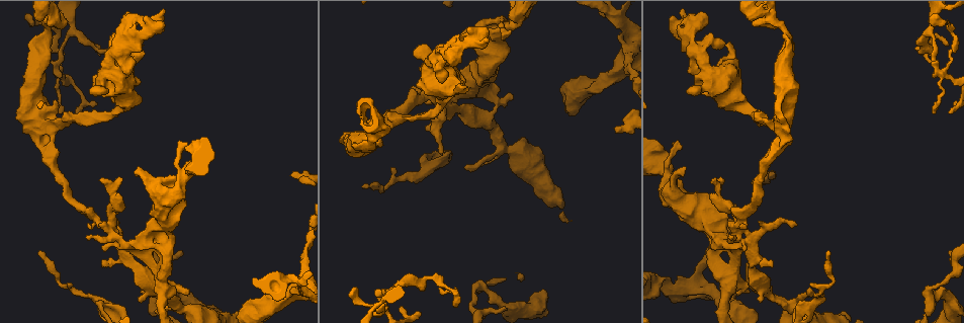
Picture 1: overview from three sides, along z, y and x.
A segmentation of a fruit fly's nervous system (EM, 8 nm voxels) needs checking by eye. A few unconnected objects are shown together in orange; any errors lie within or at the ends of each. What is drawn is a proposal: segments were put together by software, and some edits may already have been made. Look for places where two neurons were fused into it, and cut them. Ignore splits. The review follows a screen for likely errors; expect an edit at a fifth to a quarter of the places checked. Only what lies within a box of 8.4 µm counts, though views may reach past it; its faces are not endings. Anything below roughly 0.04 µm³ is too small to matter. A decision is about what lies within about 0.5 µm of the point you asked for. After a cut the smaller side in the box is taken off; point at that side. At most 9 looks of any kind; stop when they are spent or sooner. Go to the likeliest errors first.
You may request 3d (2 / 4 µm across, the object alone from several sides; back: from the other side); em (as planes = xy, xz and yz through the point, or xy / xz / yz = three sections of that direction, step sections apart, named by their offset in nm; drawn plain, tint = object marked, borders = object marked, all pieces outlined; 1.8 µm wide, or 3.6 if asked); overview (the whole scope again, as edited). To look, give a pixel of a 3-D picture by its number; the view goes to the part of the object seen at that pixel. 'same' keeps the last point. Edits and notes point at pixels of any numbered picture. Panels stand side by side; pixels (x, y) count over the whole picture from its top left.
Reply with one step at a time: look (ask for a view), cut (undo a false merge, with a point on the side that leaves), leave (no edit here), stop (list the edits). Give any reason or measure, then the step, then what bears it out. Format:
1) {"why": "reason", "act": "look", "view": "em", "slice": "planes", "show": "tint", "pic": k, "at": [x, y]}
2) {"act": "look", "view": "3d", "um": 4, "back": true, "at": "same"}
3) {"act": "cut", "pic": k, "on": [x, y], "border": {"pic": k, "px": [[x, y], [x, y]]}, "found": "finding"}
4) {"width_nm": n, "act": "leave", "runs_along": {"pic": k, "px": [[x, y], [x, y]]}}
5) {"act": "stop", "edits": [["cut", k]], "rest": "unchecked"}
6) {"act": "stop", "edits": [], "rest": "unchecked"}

{"why": "four or more arms meet", "act": "look", "view": "em", "slice": "yz", "step": 4, "show": "tint", "pic": 1, "at": [121, 243]}

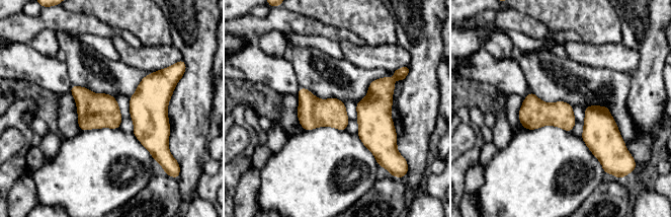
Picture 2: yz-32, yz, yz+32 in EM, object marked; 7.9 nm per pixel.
{"why": "cut it another way", "act": "look", "view": "em", "slice": "planes", "show": "tint", "at": "same"}

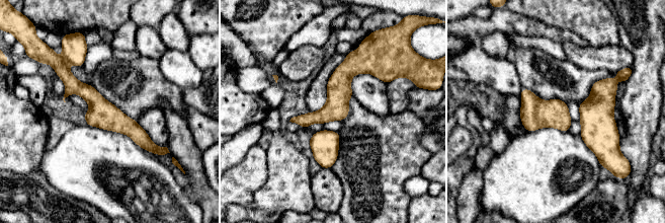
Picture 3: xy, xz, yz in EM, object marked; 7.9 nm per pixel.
{"act": "cut", "pic": 3, "on": [74, 48], "border": {"pic": 3, "px": [[63, 57], [68, 62]]}, "found": "two neurons meet here"}

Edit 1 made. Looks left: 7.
{"why": "thin neck", "act": "look", "view": "em", "um": 3.6, "slice": "planes", "show": "tint", "pic": 1, "at": [54, 20]}

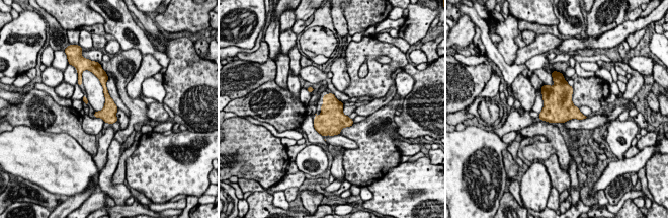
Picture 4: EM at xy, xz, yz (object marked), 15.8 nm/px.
{"act": "leave", "found": "continuous, no second neuron"}

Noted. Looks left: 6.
{"why": "sharp bend", "act": "look", "view": "3d", "um": 4, "pic": 1, "at": [623, 43]}

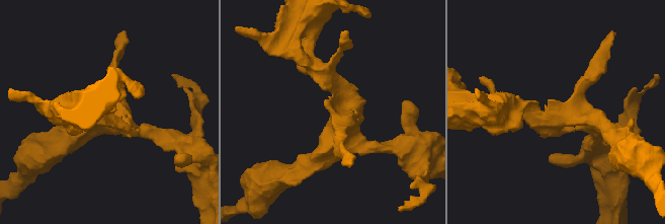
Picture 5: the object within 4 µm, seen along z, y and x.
{"act": "look", "view": "em", "slice": "xz", "step": 16, "show": "tint", "pic": 5, "at": [561, 117]}

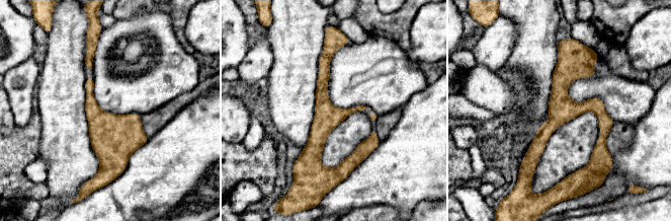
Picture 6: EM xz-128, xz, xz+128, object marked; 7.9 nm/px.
{"act": "look", "view": "em", "slice": "yz", "step": 16, "show": "tint", "at": "same"}

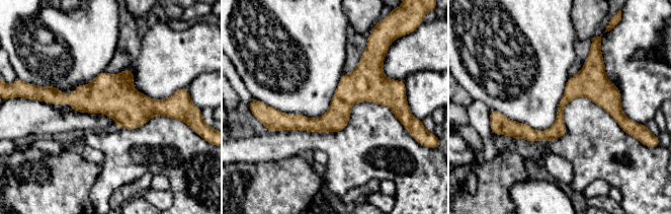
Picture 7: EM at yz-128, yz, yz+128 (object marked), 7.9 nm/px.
{"width_nm": 70, "act": "leave", "runs_along": {"pic": 7, "px": [[396, 103], [353, 94], [325, 123], [274, 114]]}, "found": "all the same neuron"}

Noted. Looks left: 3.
{"why": "arms part here", "act": "look", "view": "em", "slice": "yz", "step": 4, "show": "tint", "pic": 1, "at": [51, 127]}

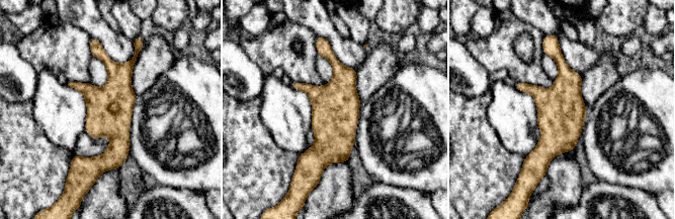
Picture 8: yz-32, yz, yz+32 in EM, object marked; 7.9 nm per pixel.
{"why": "cut it another way", "act": "look", "view": "em", "slice": "xz", "step": 4, "show": "tint", "at": "same"}

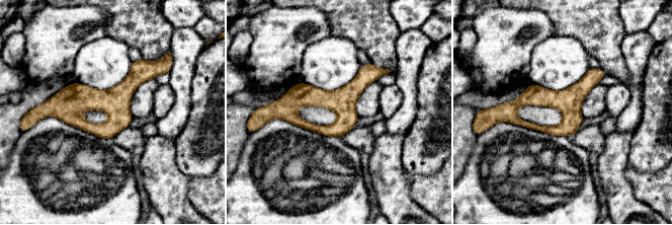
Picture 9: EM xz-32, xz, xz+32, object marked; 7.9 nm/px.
{"width_nm": 200, "act": "leave", "runs_along": {"pic": 9, "px": [[157, 71], [114, 99], [52, 107]]}, "found": "one neuron here"}

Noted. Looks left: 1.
{"act": "stop", "edits": [["cut", 3]], "rest": "unchecked"}

